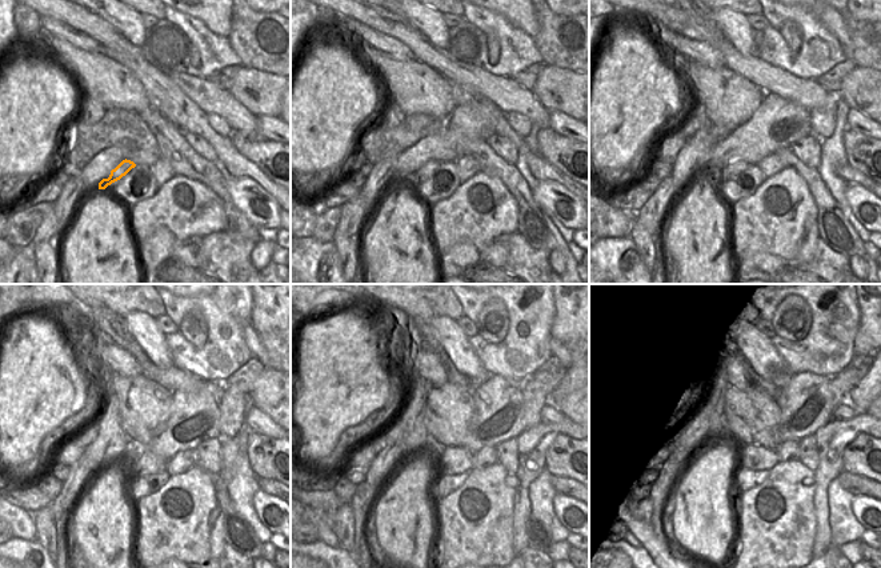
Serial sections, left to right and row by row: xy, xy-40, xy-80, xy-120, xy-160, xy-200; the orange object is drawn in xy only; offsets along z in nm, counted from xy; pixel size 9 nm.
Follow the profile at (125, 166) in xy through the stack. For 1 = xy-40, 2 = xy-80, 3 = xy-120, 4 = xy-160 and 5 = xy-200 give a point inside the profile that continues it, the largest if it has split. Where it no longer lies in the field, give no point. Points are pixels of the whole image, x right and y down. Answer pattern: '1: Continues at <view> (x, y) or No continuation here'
1: Continues at xy-40 (428, 168)
2: Continues at xy-80 (725, 172)
3: Continues at xy-120 (148, 462)
4: Continues at xy-160 (451, 460)
5: Continues at xy-200 (757, 458).

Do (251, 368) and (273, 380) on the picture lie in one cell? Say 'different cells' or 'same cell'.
different cells

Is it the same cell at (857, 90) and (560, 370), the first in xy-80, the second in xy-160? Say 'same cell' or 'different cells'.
different cells

